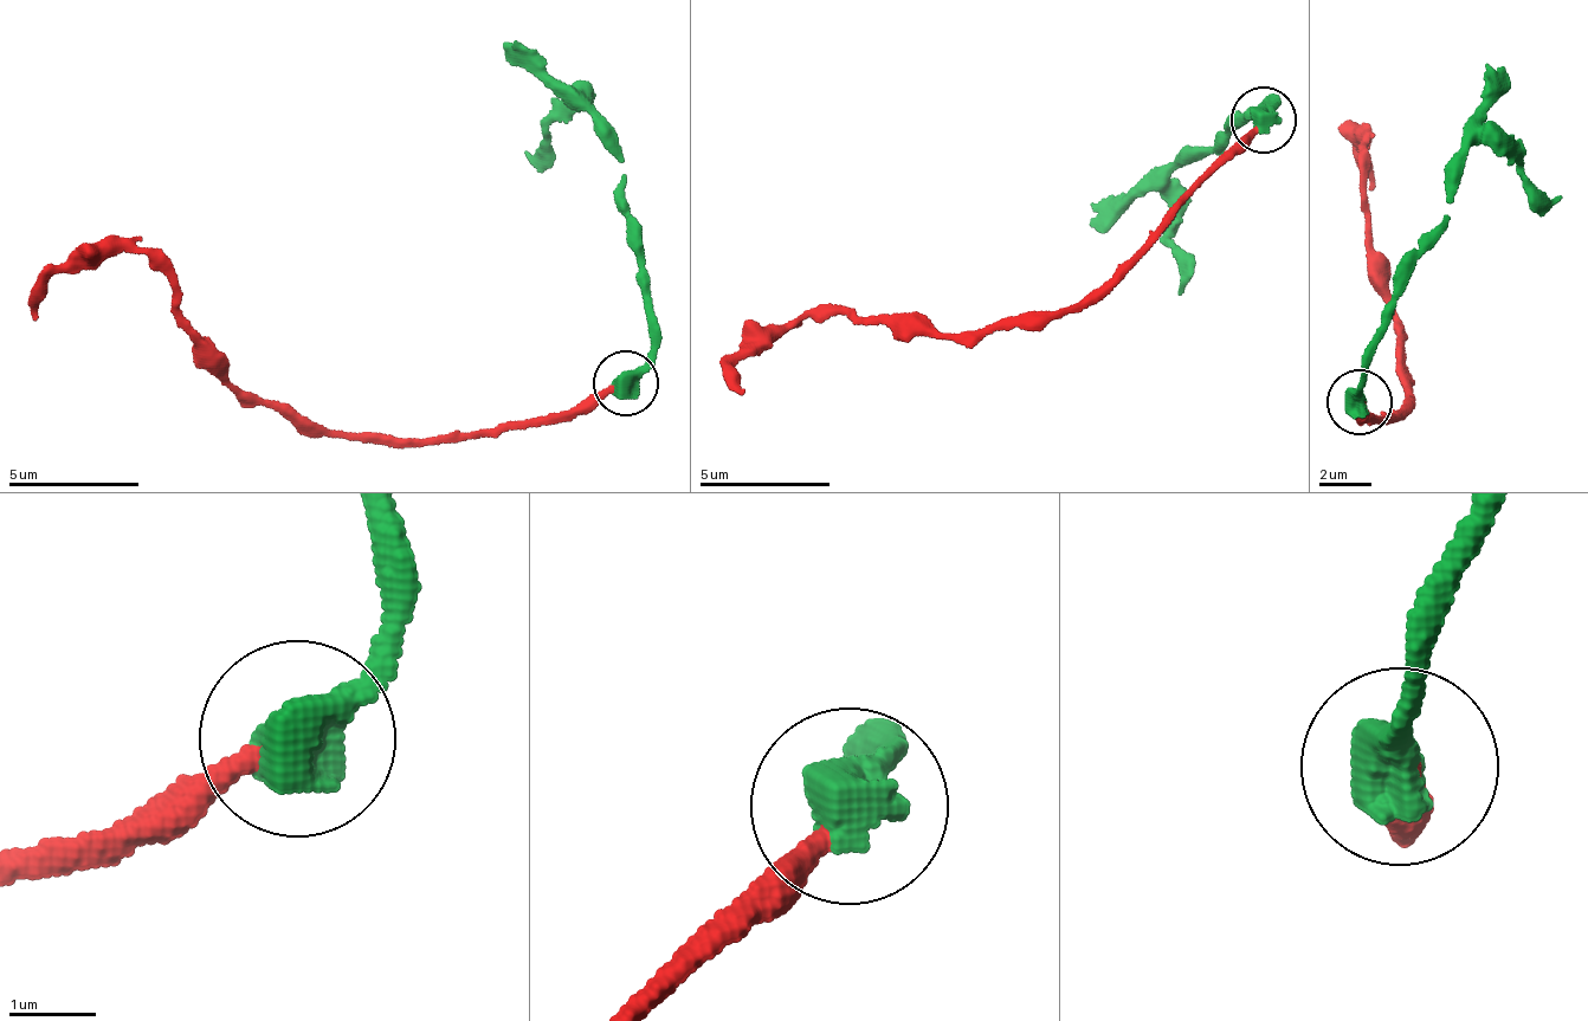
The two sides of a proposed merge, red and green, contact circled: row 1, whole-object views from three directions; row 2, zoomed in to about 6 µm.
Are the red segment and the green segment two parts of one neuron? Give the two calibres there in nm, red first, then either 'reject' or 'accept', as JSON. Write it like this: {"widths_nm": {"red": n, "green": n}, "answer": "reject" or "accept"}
{"widths_nm": {"red": 280, "green": 700}, "answer": "reject"}

